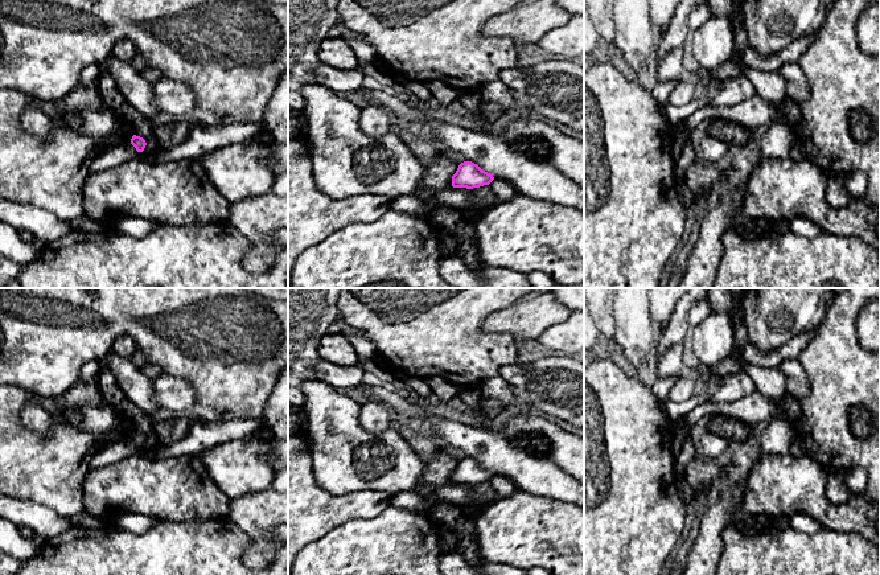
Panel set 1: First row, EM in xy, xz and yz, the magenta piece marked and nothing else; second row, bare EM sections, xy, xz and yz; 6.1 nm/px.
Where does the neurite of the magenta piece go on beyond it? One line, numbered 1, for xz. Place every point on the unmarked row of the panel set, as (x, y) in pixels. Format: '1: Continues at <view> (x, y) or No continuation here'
1: No continuation here

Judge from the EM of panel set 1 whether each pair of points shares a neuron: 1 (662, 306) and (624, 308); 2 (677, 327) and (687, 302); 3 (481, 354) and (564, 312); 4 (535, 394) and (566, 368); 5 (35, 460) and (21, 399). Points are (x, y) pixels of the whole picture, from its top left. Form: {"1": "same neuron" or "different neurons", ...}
{"1": "different neurons", "2": "same neuron", "3": "different neurons", "4": "same neuron", "5": "same neuron"}

